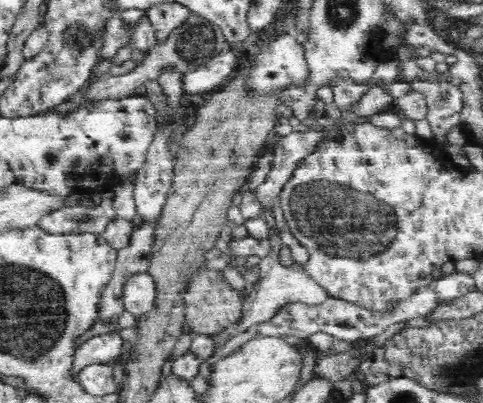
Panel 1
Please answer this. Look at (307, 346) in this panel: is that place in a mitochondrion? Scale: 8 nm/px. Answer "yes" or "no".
no

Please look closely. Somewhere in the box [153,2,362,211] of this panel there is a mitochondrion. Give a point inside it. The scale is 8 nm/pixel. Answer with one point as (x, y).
(194, 43)

